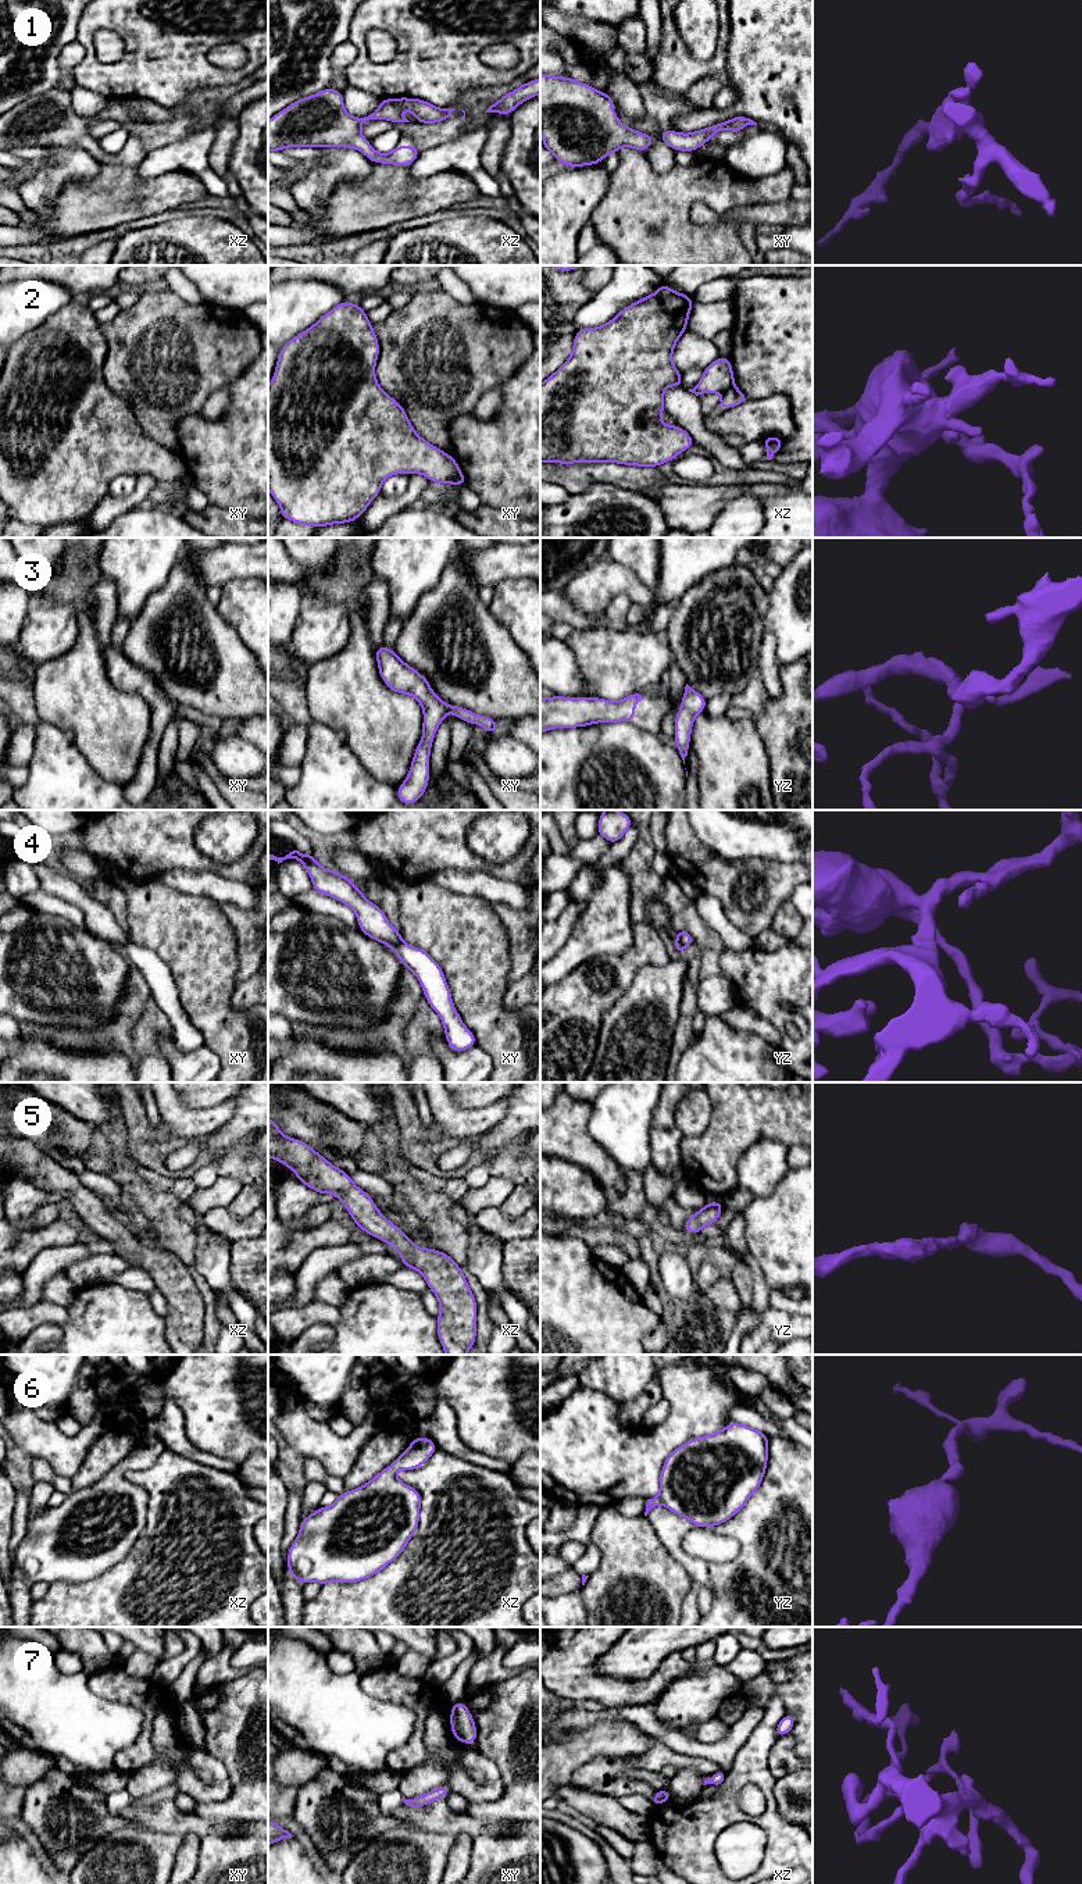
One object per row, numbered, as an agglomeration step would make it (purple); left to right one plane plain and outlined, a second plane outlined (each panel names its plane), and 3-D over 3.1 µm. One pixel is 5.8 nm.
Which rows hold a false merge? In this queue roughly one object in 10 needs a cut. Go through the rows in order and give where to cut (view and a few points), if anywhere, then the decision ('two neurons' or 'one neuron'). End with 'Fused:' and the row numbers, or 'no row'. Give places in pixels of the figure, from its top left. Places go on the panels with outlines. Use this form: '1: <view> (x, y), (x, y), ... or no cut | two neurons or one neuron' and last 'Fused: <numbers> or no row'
1: no cut | one neuron
2: xy (460, 471), (453, 484) | two neurons
3: no cut | one neuron
4: yz (675, 938), (685, 946) | two neurons
5: no cut | one neuron
6: no cut | one neuron
7: no cut | one neuron
Fused: 2, 4

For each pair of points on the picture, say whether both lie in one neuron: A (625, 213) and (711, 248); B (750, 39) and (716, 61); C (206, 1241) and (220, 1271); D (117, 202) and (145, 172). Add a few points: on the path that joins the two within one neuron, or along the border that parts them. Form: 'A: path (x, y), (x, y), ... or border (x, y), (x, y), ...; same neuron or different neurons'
A: path (646, 232), (663, 248), (691, 248); same neuron
B: border (731, 22), (724, 70); different neurons
C: path (211, 1248), (214, 1265); same neuron
D: border (171, 171), (143, 179), (136, 177); different neurons

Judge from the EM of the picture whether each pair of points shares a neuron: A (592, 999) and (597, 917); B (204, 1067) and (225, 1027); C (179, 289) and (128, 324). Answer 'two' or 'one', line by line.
A: two
B: two
C: two

